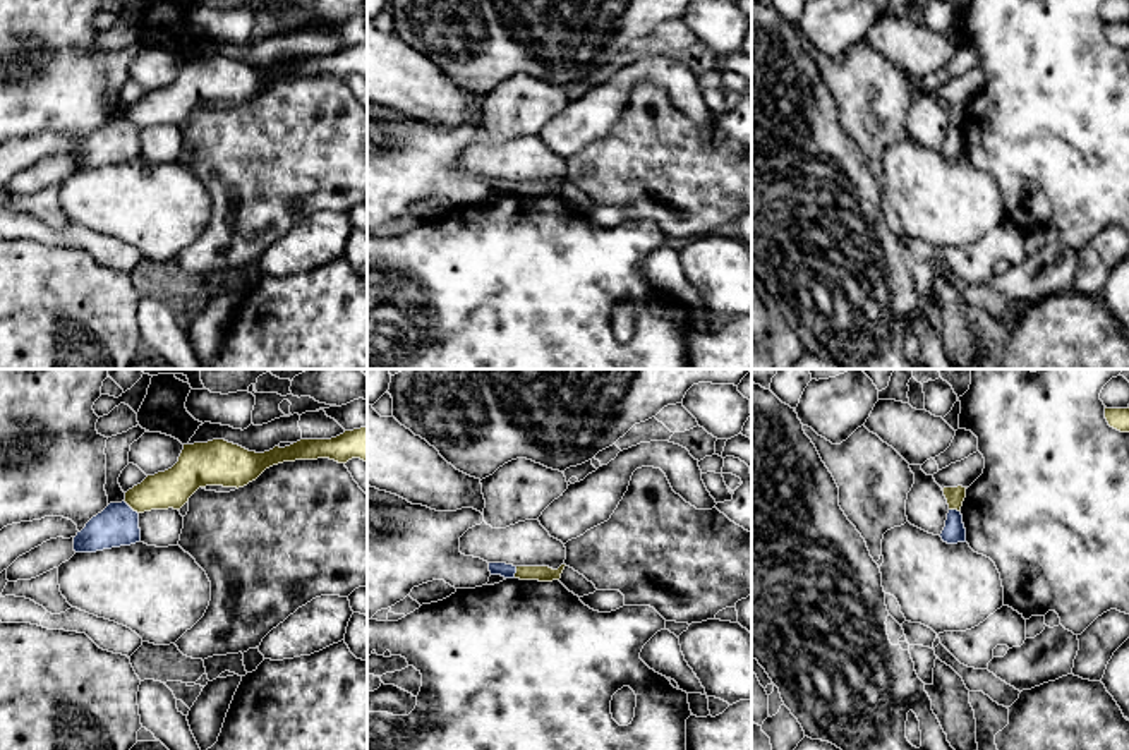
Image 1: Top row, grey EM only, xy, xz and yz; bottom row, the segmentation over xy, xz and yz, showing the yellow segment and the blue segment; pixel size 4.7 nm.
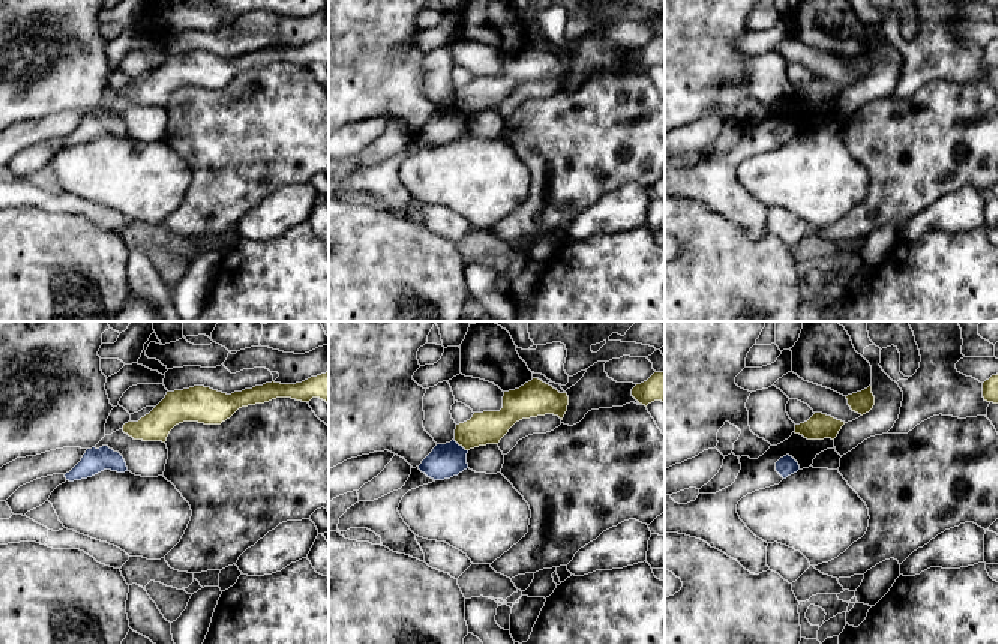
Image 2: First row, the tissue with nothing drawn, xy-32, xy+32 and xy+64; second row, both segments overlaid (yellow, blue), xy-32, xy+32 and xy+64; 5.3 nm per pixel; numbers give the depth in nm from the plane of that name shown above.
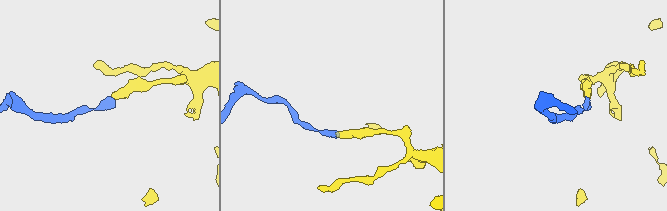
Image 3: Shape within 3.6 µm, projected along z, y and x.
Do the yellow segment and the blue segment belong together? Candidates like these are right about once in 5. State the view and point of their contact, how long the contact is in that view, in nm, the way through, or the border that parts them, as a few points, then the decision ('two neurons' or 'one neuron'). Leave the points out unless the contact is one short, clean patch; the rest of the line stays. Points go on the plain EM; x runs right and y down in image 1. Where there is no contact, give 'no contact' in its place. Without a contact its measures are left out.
meets yellow in xy at (131, 122); contact 100 nm long; two neurons

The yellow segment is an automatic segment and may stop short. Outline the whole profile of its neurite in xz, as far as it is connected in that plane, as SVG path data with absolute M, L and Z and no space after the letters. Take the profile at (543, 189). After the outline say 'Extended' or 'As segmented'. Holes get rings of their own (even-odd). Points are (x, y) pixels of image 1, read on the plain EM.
M561 180L558 185L549 182L516 182L515 194L552 197L561 194L564 182L566 180Z. As segmented

